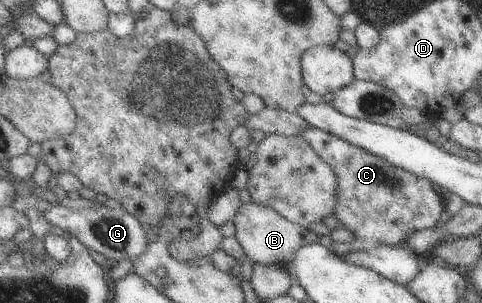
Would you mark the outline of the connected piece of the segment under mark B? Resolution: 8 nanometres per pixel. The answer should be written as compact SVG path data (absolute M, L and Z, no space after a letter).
M253 201L241 204L232 221L236 226L235 238L232 241L235 251L244 258L264 265L275 263L276 265L287 265L289 268L298 250L306 244L317 242L319 238L319 235L311 232L310 229L287 220L273 207Z

